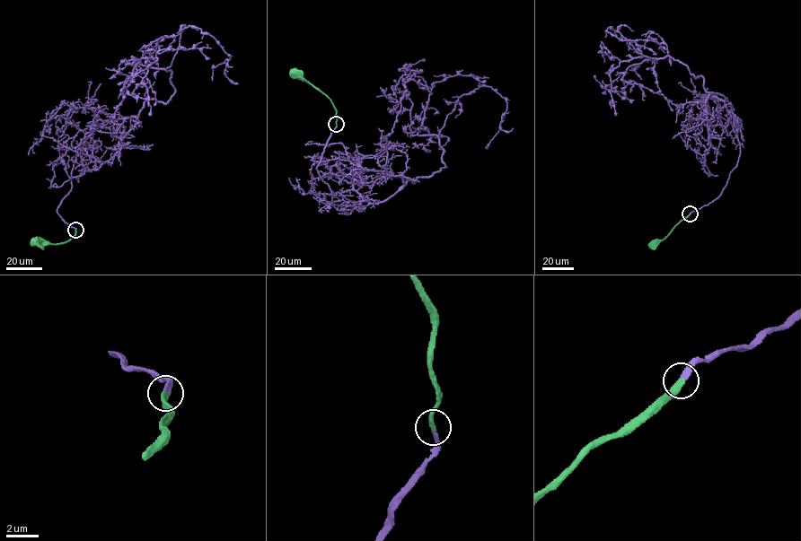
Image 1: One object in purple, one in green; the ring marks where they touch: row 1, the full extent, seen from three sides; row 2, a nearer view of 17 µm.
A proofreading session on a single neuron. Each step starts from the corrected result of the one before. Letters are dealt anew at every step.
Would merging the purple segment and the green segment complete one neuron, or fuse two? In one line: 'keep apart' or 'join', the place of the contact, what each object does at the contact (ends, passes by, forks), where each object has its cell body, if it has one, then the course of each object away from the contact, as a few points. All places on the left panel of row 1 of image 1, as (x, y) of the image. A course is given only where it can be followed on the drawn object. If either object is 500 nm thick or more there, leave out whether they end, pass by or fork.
join; at (75, 230); purple ends there; green ends there; no cell body on purple; cell body of green at (34, 241); purple runs (75, 230), (57, 211), (78, 149), (146, 98), (171, 99), (182, 29), (230, 56), (212, 80); green runs (75, 230), (75, 234), (66, 241), (56, 244), (34, 241)

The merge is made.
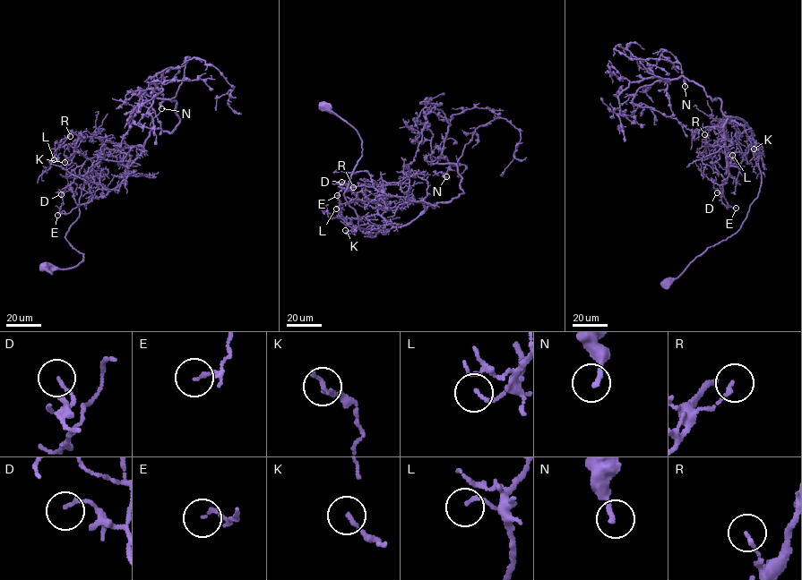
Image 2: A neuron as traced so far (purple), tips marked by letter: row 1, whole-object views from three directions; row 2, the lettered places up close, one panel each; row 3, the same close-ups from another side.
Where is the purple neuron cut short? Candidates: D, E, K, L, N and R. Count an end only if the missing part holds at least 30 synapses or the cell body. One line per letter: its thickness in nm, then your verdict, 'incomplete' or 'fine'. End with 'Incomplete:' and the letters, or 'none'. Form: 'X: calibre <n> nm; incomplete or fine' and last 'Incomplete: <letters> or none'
D: calibre 130 nm; fine
E: calibre 120 nm; fine
K: calibre 90 nm; fine
L: calibre 120 nm; fine
N: calibre 180 nm; fine
R: calibre 130 nm; fine
Incomplete: none

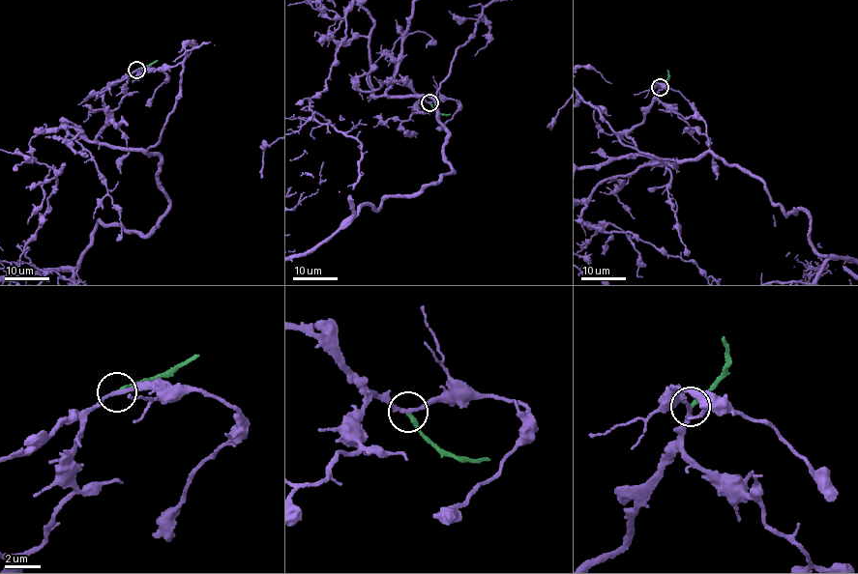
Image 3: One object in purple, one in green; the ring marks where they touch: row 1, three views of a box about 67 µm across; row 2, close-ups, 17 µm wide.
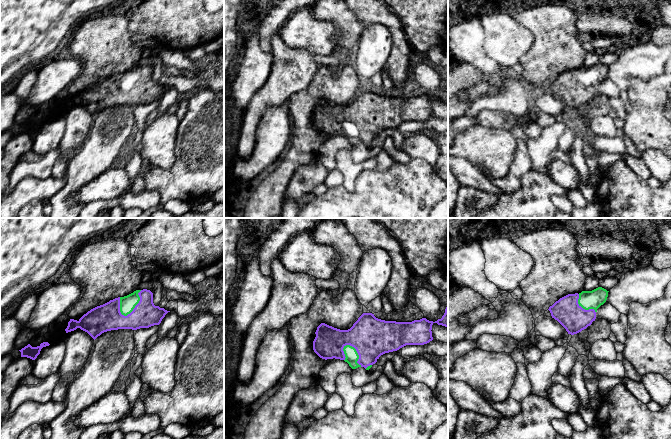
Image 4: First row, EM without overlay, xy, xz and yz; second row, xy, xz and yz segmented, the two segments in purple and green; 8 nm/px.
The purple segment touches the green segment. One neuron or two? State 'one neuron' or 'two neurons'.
one neuron

